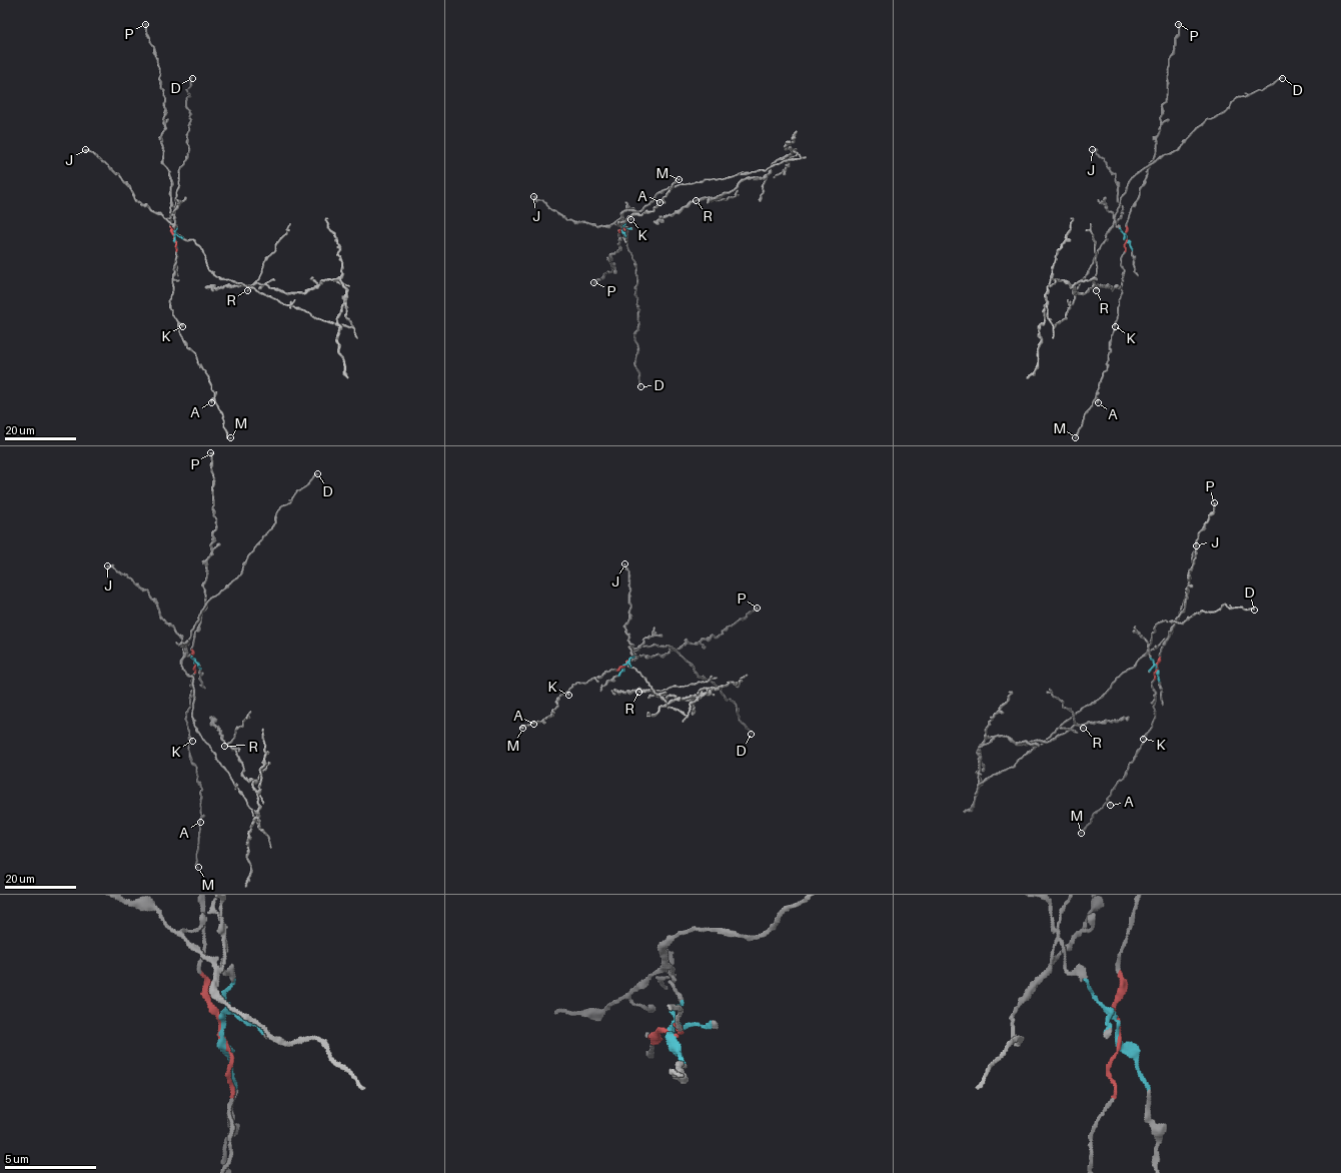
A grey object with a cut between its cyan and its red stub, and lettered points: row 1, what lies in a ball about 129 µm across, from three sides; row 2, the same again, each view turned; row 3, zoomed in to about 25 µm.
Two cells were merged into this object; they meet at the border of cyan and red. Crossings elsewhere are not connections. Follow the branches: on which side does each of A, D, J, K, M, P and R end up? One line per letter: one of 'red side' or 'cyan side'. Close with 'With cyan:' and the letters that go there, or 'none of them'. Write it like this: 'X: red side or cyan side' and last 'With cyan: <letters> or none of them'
A: red side
D: cyan side
J: cyan side
K: red side
M: red side
P: red side
R: cyan side
With cyan: D, J, R

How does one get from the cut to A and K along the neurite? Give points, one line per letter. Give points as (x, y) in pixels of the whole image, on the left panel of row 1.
A: (174, 239), (175, 275), (169, 306), (184, 343), (195, 353), (208, 377), (214, 395), (211, 402)
K: (174, 239), (175, 275), (169, 306), (173, 316), (183, 326)

